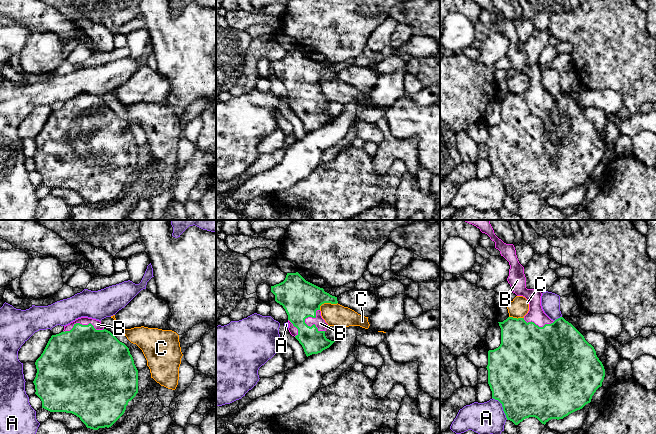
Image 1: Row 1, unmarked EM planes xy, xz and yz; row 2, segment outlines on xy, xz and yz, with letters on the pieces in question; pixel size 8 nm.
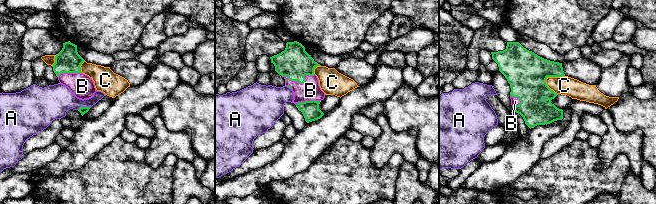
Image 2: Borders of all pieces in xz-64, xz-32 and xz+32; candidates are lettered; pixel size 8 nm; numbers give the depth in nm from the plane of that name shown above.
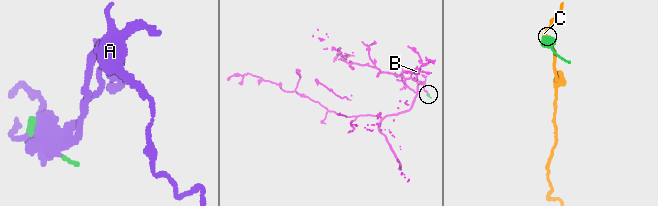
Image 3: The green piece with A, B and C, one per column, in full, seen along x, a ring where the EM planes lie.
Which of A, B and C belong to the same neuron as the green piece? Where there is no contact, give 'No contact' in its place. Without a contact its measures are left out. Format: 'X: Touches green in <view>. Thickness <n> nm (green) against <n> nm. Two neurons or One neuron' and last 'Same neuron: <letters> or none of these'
A: Touches green in yz. Thickness 500 nm (green) against 260 nm. Two neurons
B: Touches green in xz. Thickness 300 nm (green) against 90 nm. One neuron
C: Touches green in xz. Thickness 300 nm (green) against 180 nm. Two neurons
Same neuron: B

